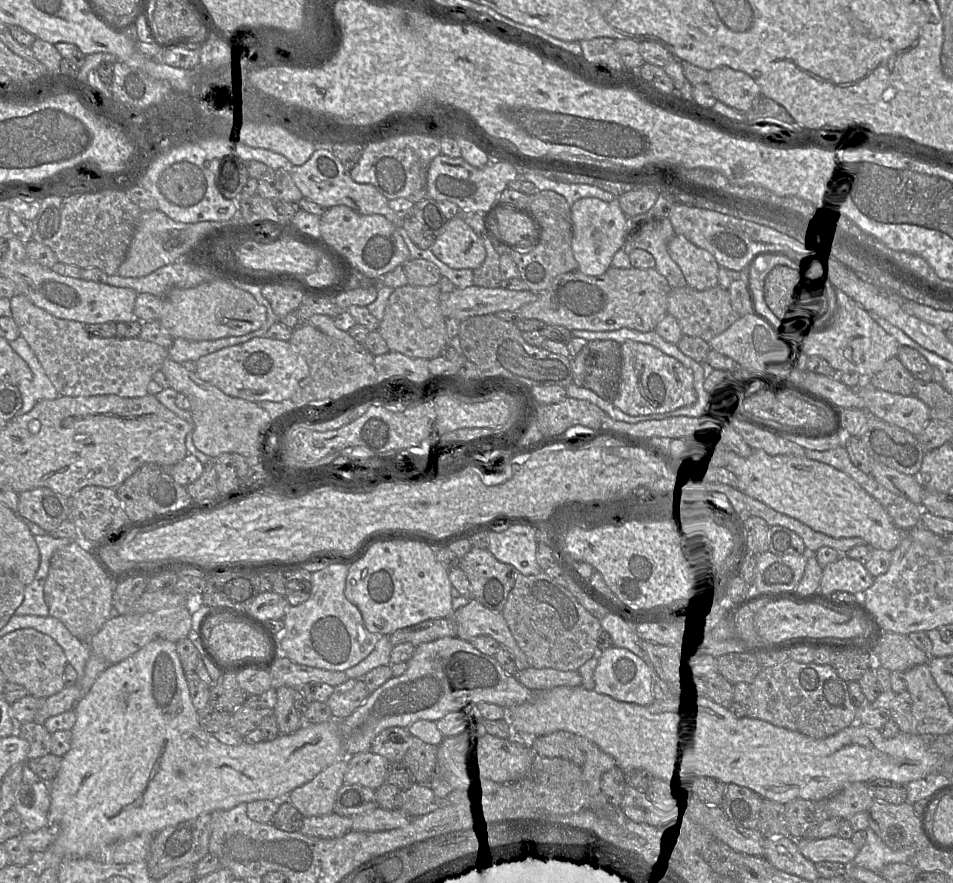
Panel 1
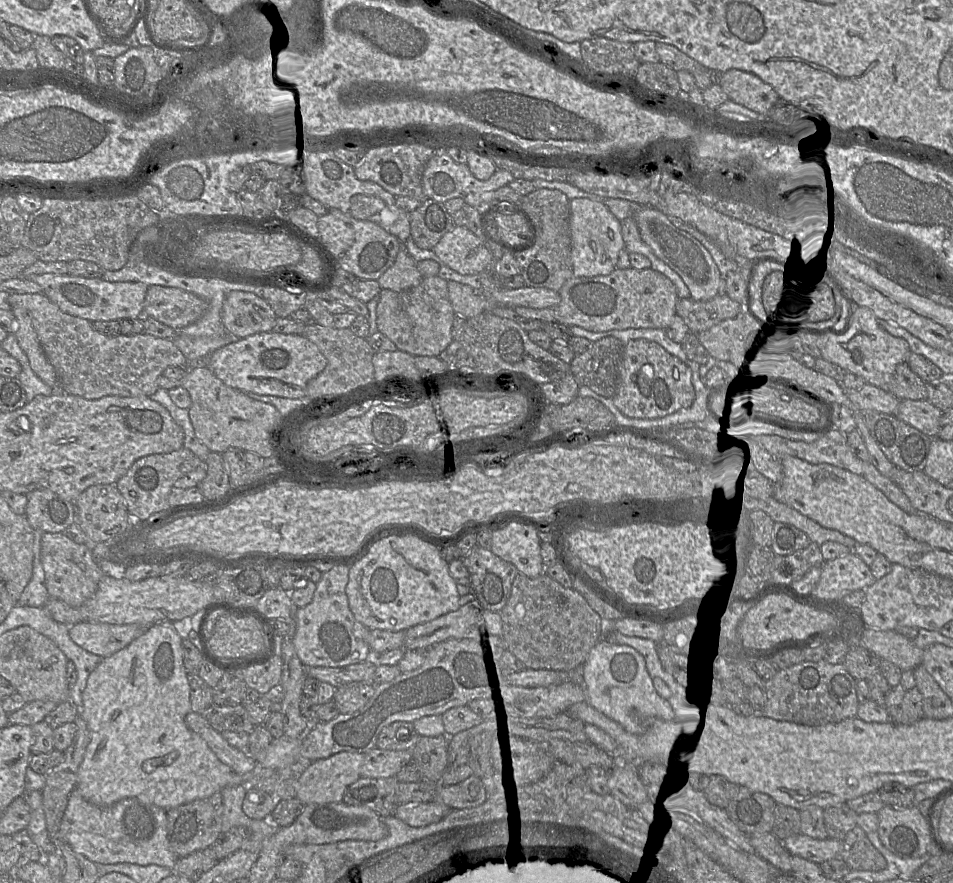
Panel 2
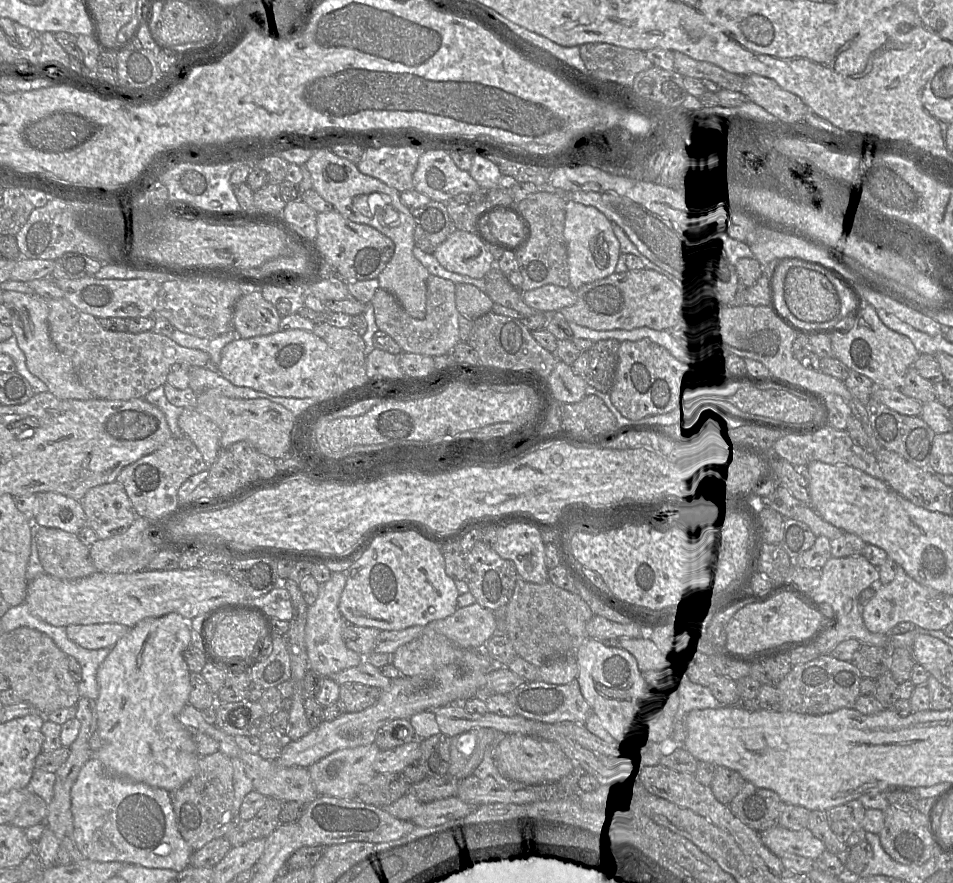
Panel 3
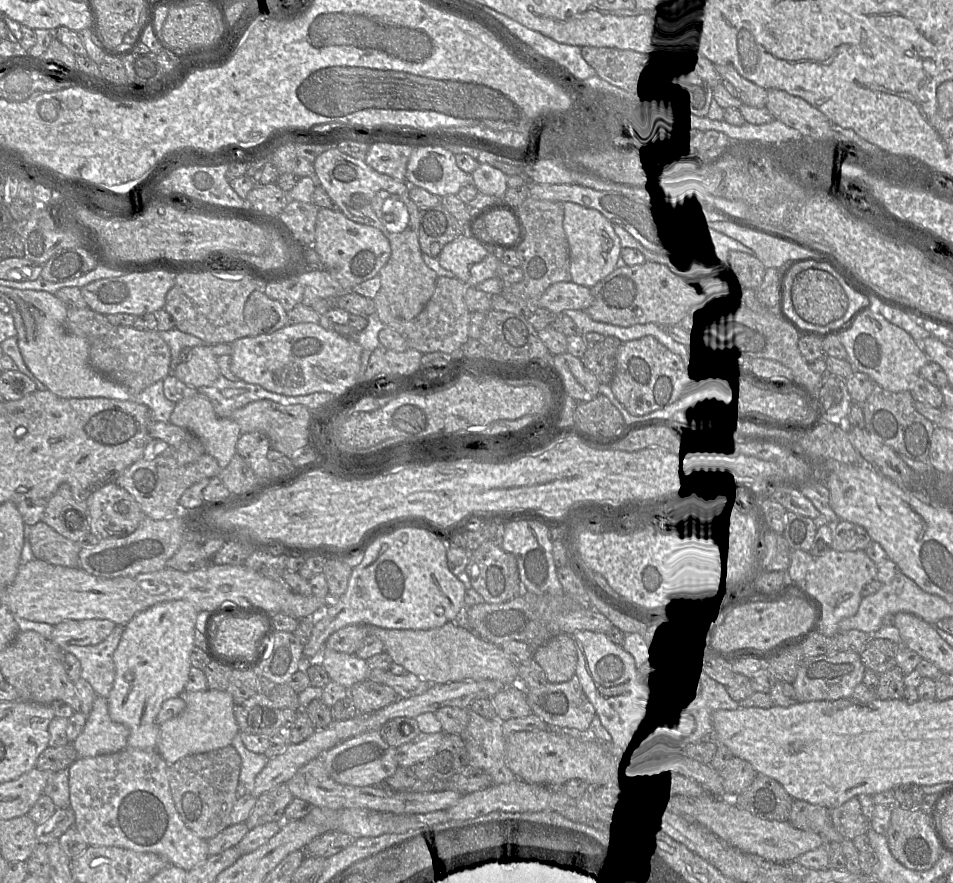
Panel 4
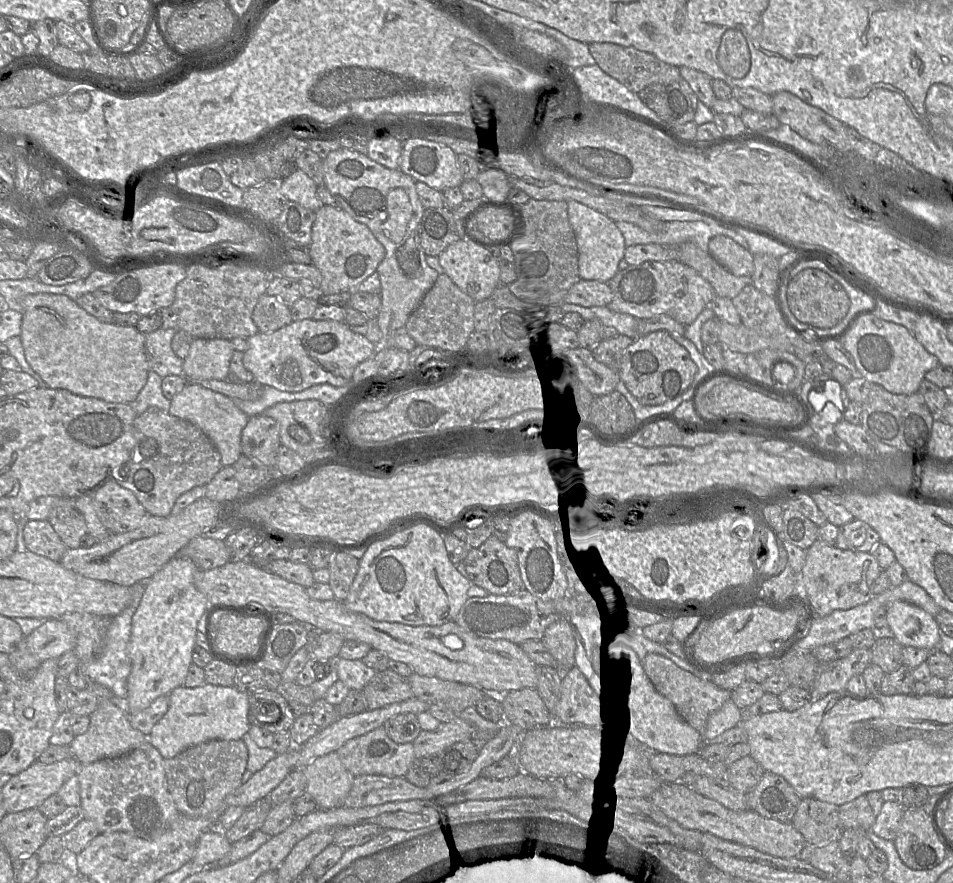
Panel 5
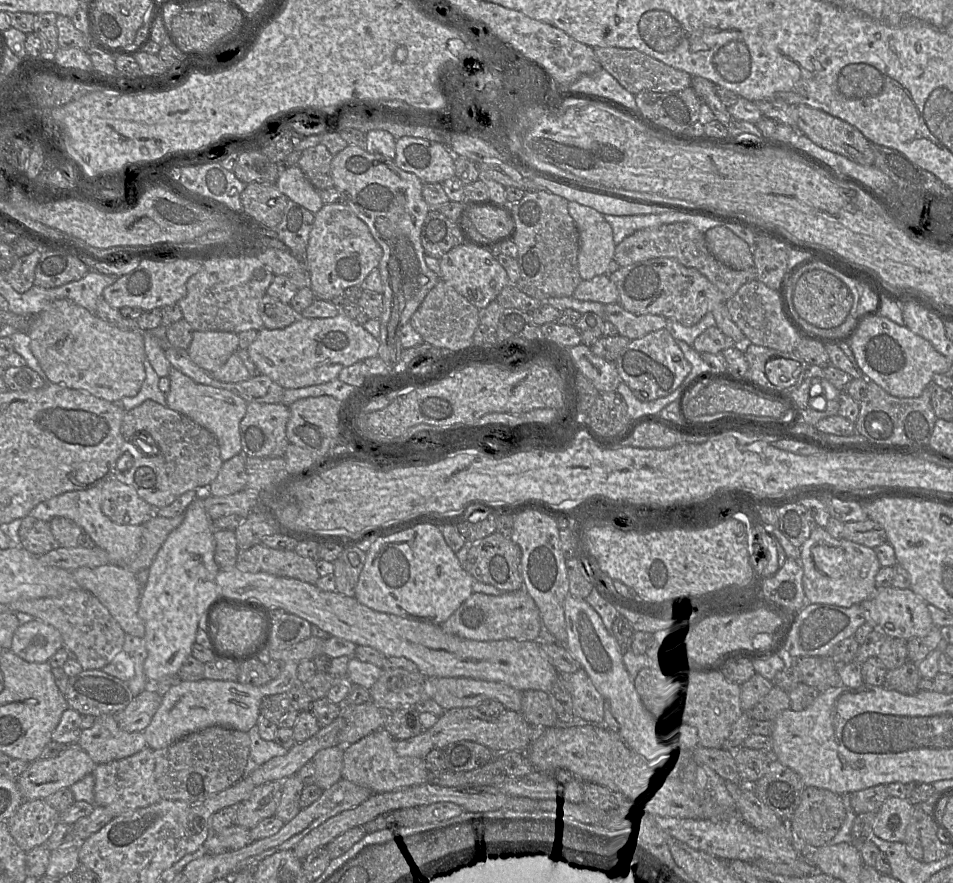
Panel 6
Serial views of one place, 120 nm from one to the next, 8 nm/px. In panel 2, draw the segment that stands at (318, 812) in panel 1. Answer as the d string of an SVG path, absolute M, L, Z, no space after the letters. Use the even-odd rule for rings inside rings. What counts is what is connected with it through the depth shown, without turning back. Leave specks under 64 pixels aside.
M339 752L312 761L296 781L296 798L304 805L341 802L345 790L361 777L365 753Z

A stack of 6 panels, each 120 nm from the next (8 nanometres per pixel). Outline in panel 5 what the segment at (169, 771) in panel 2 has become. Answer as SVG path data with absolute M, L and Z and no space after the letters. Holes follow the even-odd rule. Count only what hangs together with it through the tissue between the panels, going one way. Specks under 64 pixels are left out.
M175 556L145 584L145 593L132 618L128 644L132 671L128 678L124 708L128 714L138 713L162 695L182 686L192 663L197 625L209 605L195 585L196 565L186 557Z

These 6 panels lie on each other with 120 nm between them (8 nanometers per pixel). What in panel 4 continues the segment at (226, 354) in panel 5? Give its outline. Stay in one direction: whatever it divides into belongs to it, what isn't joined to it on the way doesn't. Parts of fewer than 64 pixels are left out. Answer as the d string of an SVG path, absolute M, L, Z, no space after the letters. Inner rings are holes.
M211 346L193 347L185 362L179 363L172 376L184 384L194 387L212 386L220 375L217 357L211 352Z

